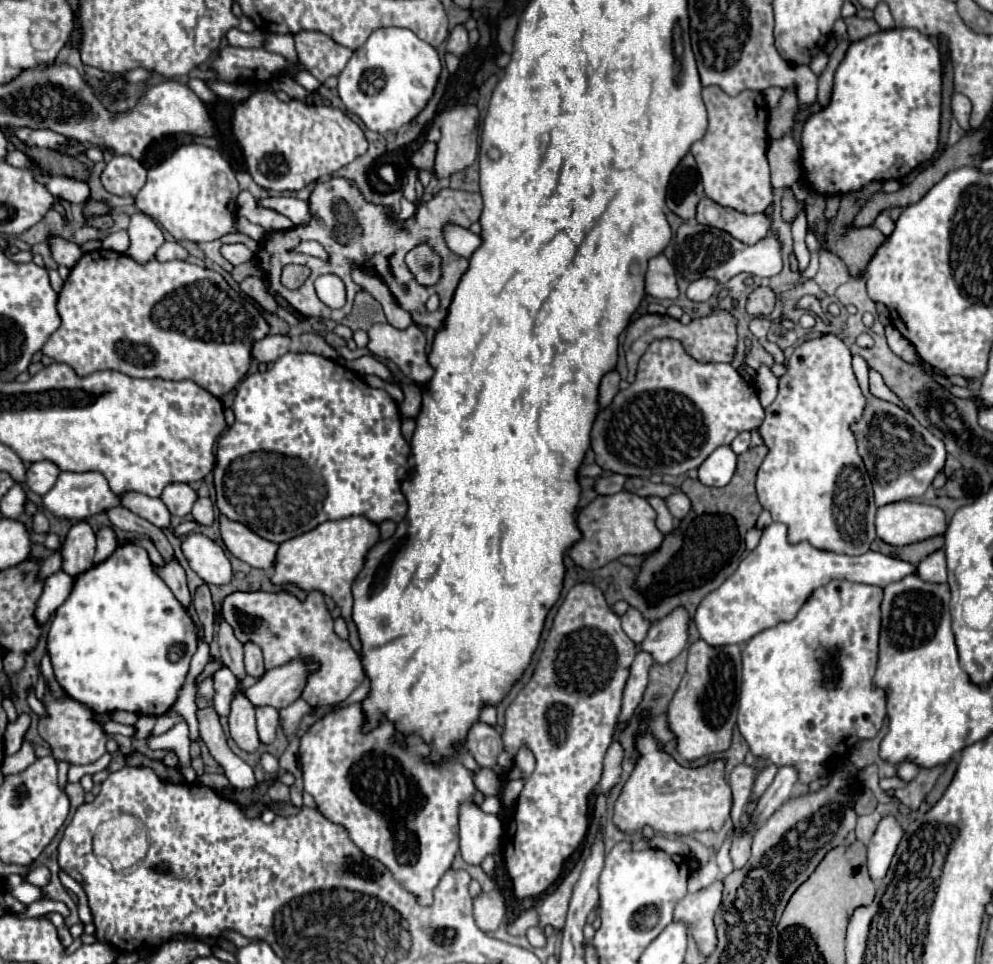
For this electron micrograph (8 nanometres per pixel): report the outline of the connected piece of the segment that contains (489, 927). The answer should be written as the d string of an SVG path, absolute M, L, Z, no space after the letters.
M497 890L481 892L473 898L473 916L483 932L493 932L503 922L505 916L505 902Z

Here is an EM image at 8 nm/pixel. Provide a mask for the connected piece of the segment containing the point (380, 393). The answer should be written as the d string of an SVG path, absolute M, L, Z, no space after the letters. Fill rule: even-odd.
M287 352L285 356L275 360L271 370L257 372L257 374L243 378L243 382L237 388L235 402L233 402L233 414L235 414L233 426L229 426L227 432L223 432L219 442L217 442L219 466L215 466L215 470L213 470L217 508L227 518L245 524L249 530L253 530L255 534L259 534L261 538L265 538L269 542L285 542L285 540L291 540L303 532L313 530L315 526L319 526L327 520L341 520L341 518L349 518L349 516L365 516L373 524L381 524L383 520L401 522L405 518L407 500L403 498L403 492L401 492L399 474L407 472L407 468L409 468L411 446L401 436L399 408L397 408L395 400L385 390L371 388L369 384L365 384L365 380L359 374L355 374L353 370L347 370L347 366L343 366L335 360L317 356L317 354L309 354L309 352L303 352L303 354Z

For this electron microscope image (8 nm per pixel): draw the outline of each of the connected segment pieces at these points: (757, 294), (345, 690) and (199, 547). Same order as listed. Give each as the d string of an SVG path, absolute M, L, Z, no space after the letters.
M755 288L749 296L751 314L769 314L775 306L775 294L769 288Z
M235 592L225 598L221 616L235 628L235 636L241 642L253 640L265 654L265 668L283 666L295 658L309 656L321 662L321 670L311 674L301 694L313 708L343 702L365 678L361 660L347 640L341 640L333 632L333 618L323 602L321 592L311 592L305 602L287 592Z
M189 534L181 542L181 550L193 568L193 572L203 578L205 584L229 584L231 564L219 544L203 534Z

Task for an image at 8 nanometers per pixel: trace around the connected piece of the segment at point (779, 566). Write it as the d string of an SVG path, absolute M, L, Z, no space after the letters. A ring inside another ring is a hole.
M773 522L763 530L759 546L741 560L737 572L715 592L705 596L695 614L695 626L699 638L709 646L727 646L727 644L745 644L755 634L791 620L811 592L819 586L825 586L829 580L849 580L871 586L887 586L915 572L915 566L899 558L891 558L879 552L867 552L861 556L845 556L835 552L825 552L813 548L809 542L789 544L787 526Z

